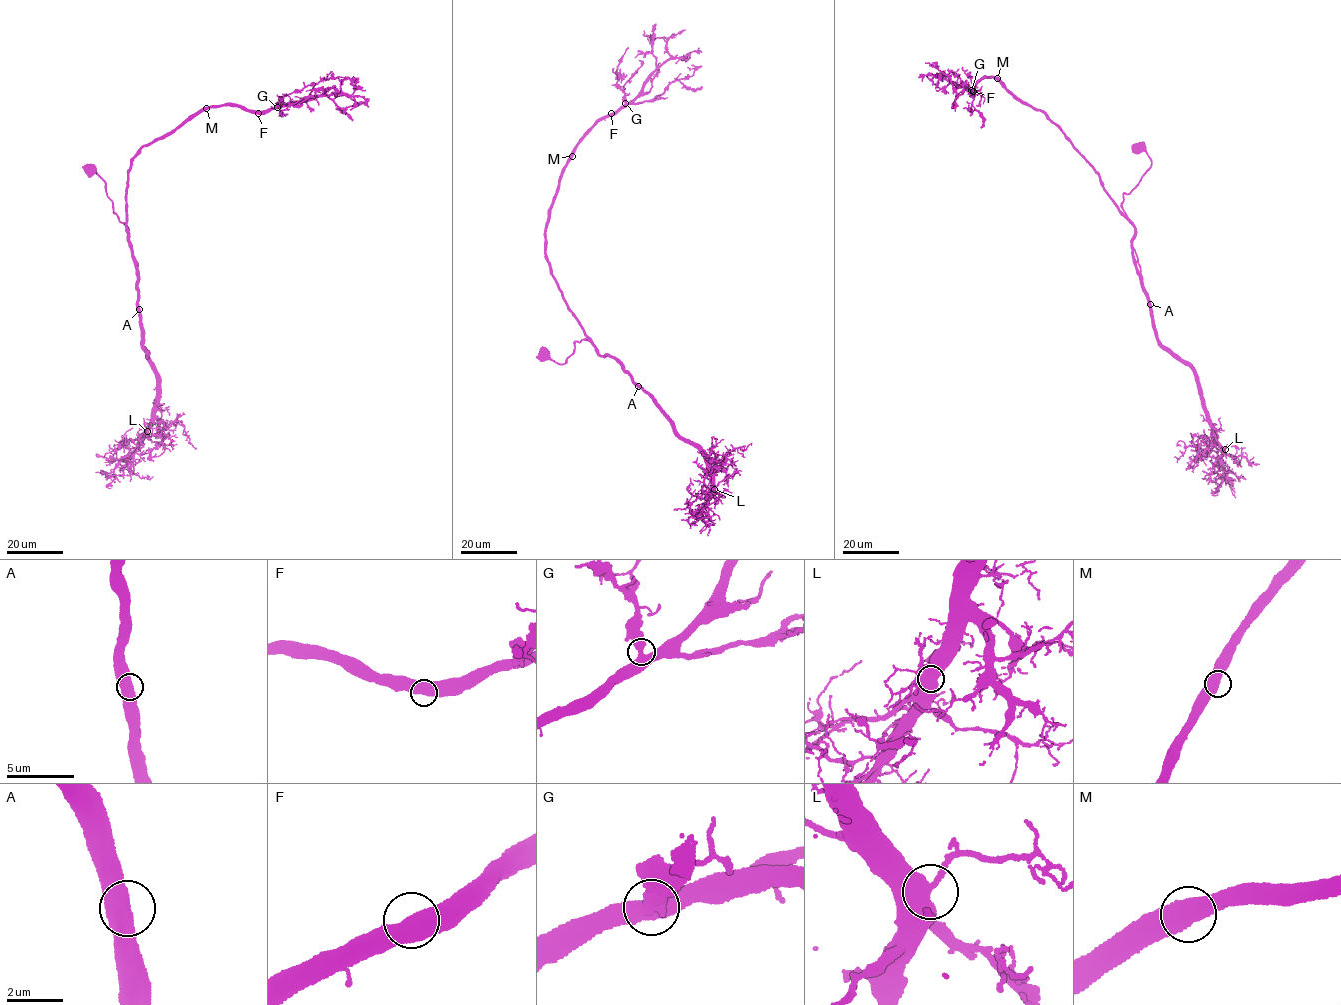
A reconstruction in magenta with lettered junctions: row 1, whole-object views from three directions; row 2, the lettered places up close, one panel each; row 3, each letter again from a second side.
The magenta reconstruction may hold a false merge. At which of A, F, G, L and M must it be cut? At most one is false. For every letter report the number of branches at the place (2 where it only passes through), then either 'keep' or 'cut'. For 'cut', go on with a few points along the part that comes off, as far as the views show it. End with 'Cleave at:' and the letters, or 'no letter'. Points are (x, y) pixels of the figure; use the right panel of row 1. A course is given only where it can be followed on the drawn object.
A: 2 | keep
F: 2 | keep
G: 2 | keep
L: 2 | keep
M: 2 | keep
Cleave at: no letter

